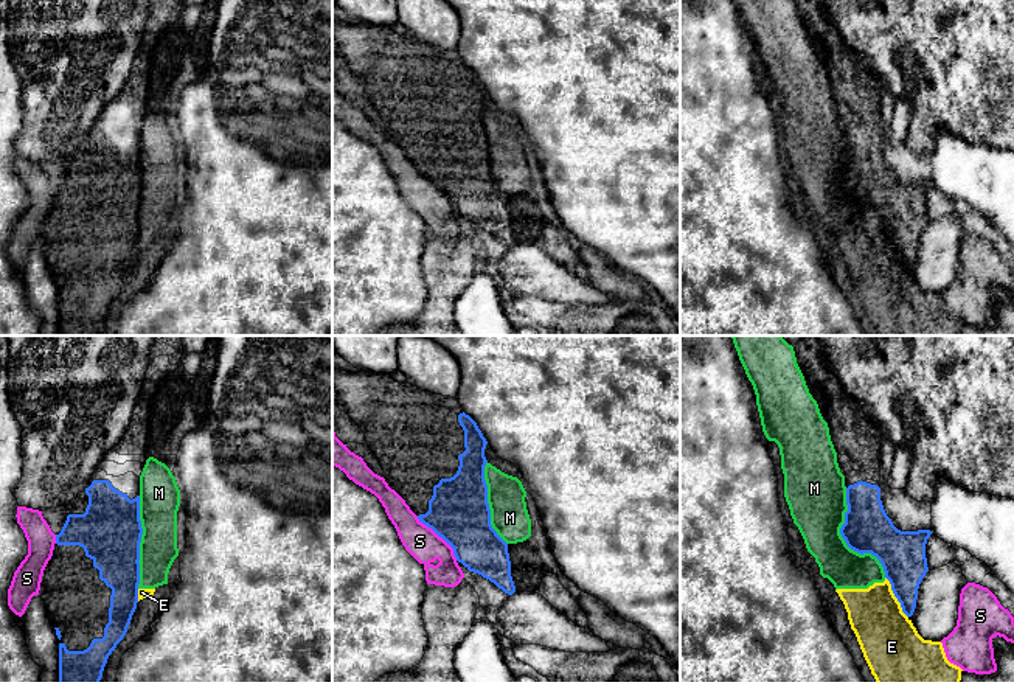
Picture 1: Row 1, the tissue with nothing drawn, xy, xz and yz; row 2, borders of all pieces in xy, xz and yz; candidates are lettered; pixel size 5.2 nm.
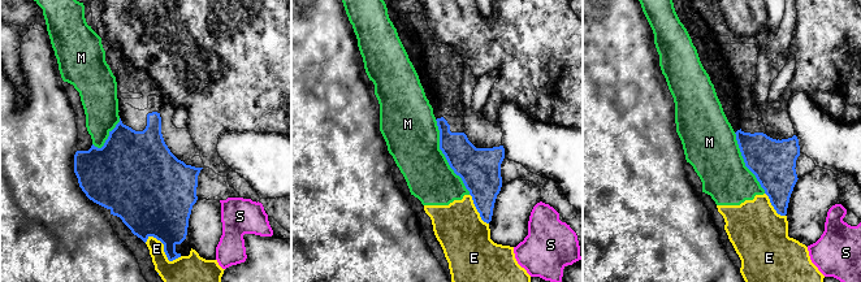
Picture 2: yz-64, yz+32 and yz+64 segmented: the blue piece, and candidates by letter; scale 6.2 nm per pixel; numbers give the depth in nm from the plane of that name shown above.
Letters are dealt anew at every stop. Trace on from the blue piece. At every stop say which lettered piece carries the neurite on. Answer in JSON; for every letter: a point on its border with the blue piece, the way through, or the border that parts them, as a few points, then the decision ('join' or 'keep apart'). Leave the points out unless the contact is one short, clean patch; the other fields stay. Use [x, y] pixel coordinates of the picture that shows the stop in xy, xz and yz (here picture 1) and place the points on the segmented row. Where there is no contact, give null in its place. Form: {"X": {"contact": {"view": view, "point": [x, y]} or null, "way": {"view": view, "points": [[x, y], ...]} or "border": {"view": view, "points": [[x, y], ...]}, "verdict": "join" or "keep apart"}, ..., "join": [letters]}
{"E": {"contact": {"view": "yz", "point": [895, 595]}, "verdict": "keep apart"}, "M": {"contact": {"view": "yz", "point": [845, 541]}, "verdict": "keep apart"}, "S": {"contact": {"view": "xz", "point": [440, 536]}, "verdict": "keep apart"}, "join": []}

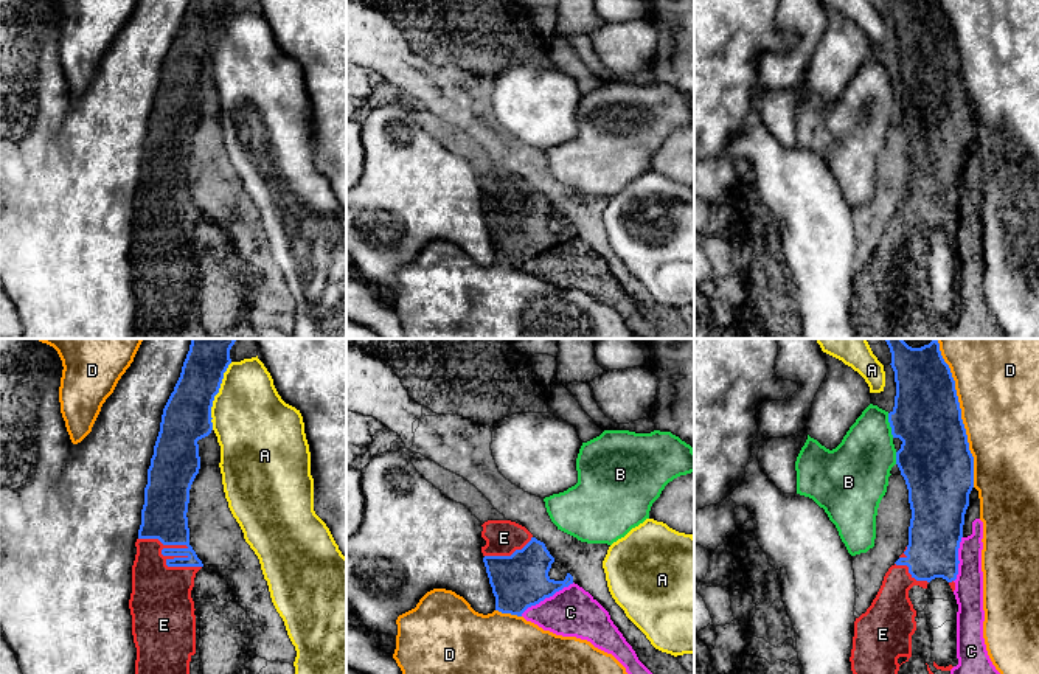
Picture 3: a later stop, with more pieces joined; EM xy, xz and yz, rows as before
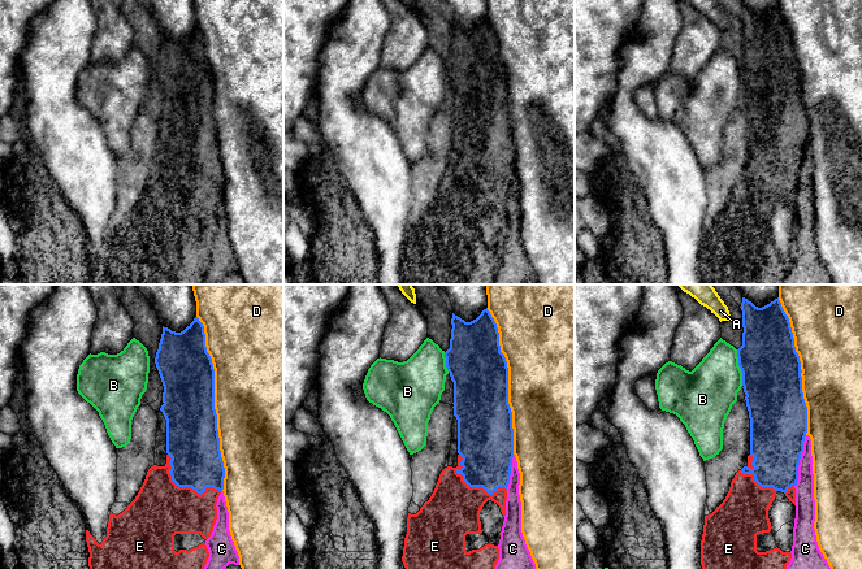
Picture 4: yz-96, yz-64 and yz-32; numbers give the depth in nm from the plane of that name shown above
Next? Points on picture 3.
{"A": {"contact": {"view": "xy", "point": [215, 395]}, "verdict": "keep apart"}, "B": {"contact": {"view": "yz", "point": [890, 426]}, "border": {"view": "yz", "points": [[887, 413], [893, 437]]}, "verdict": "keep apart"}, "C": {"contact": {"view": "xz", "point": [547, 597]}, "verdict": "keep apart"}, "D": {"contact": {"view": "yz", "point": [960, 413]}, "verdict": "keep apart"}, "E": {"contact": {"view": "xy", "point": [166, 559]}, "verdict": "join"}, "join": ["E"]}

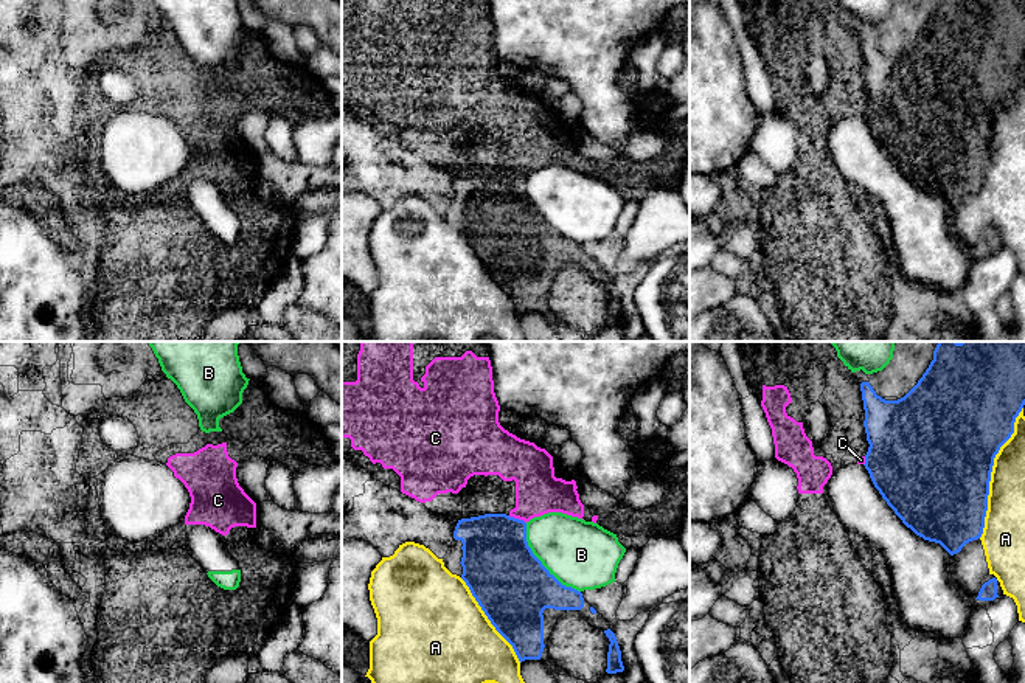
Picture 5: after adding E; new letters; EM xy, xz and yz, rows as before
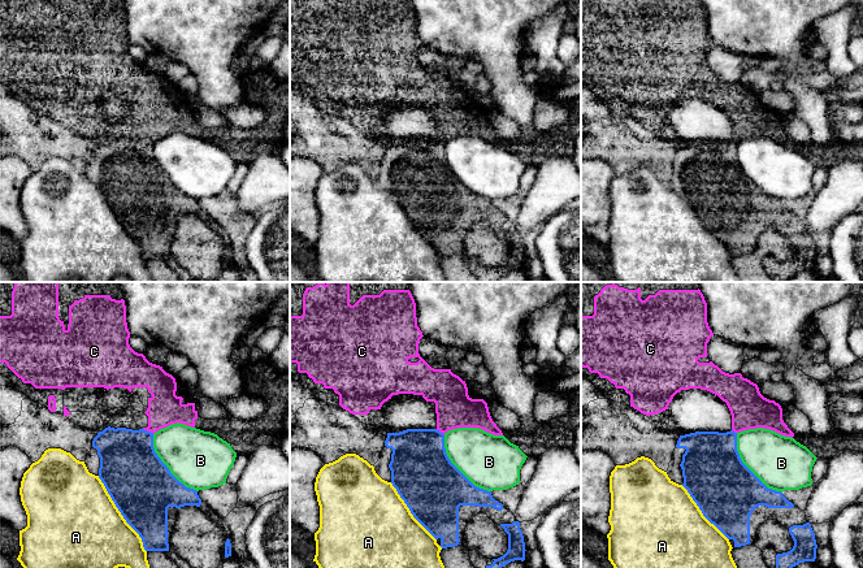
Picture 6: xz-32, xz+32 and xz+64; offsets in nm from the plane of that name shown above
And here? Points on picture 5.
{"A": {"contact": {"view": "yz", "point": [991, 471]}, "verdict": "keep apart"}, "B": {"contact": {"view": "xz", "point": [541, 562]}, "verdict": "keep apart"}, "C": {"contact": {"view": "xz", "point": [517, 519]}, "border": {"view": "xz", "points": [[508, 516], [517, 517], [525, 523]]}, "verdict": "keep apart"}, "join": []}

